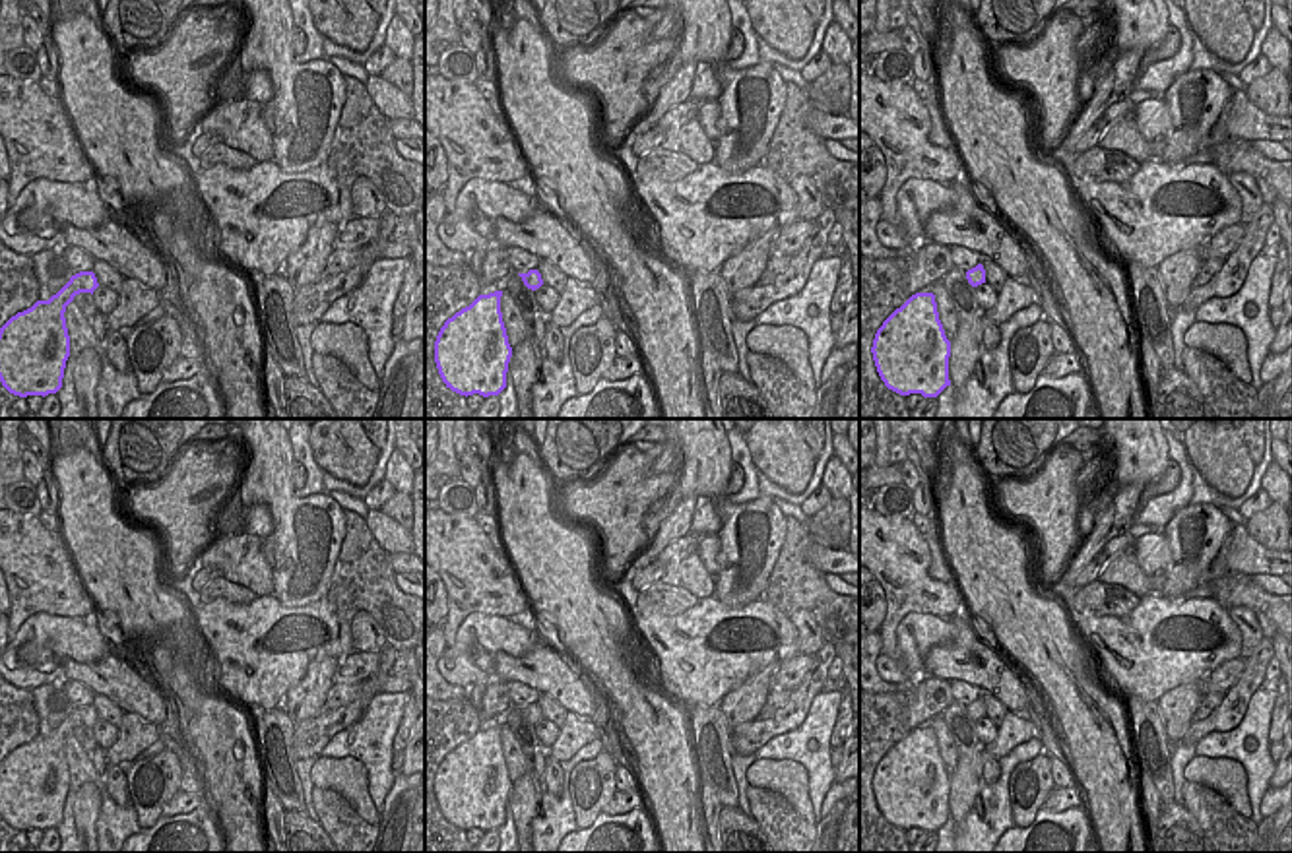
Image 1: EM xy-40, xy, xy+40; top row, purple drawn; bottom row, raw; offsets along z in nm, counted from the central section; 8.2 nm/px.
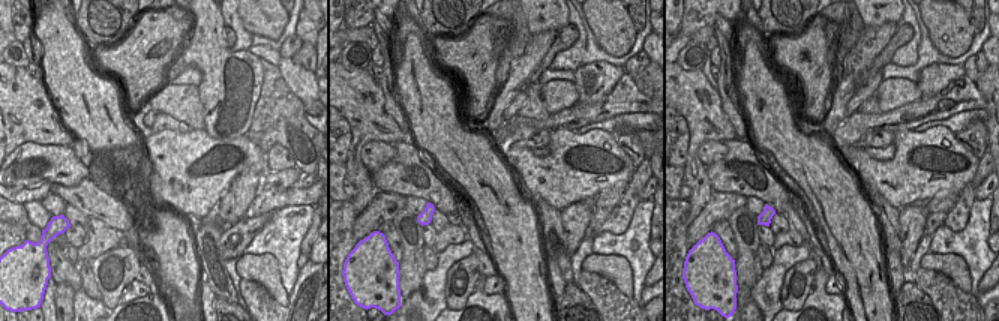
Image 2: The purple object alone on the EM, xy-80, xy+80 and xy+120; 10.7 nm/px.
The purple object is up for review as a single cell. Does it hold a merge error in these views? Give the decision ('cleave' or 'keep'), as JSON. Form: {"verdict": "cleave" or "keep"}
{"verdict": "keep"}

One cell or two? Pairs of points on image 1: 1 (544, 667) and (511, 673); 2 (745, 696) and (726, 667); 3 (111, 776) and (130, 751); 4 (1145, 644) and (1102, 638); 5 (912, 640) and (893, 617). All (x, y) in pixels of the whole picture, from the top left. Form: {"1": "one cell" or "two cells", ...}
{"1": "one cell", "2": "two cells", "3": "two cells", "4": "one cell", "5": "two cells"}

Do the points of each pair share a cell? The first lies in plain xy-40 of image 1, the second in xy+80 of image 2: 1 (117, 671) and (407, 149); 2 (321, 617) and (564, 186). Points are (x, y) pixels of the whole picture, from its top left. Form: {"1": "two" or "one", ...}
{"1": "one", "2": "one"}

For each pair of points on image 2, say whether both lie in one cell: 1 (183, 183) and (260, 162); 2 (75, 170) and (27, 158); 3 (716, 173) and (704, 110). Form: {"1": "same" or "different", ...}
{"1": "same", "2": "same", "3": "different"}

